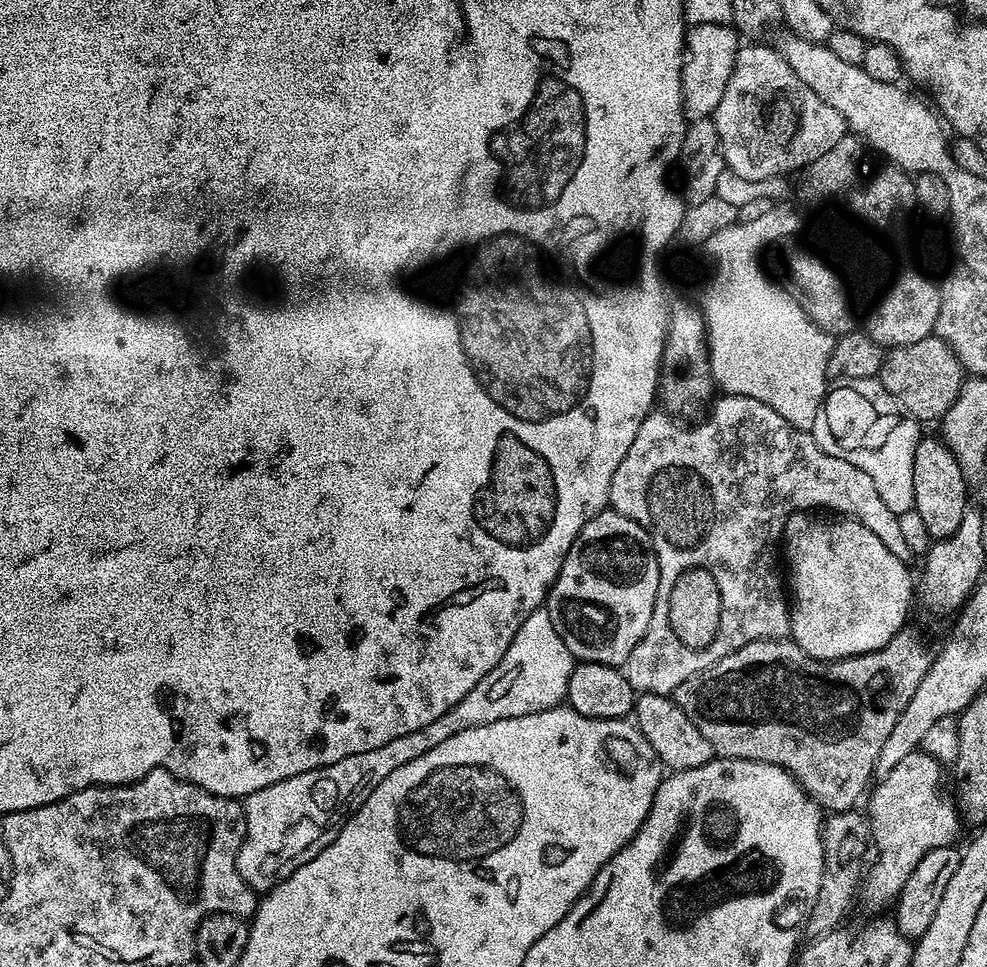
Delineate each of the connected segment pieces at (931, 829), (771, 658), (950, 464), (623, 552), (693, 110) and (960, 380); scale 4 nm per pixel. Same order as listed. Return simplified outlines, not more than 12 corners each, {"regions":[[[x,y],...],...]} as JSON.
{"regions":[[[919,750],[875,781],[874,845],[858,900],[895,905],[931,848],[962,821]],[[755,640],[682,682],[713,753],[865,799],[933,653]],[[943,439],[914,450],[914,511],[933,541],[958,530],[969,477]],[[599,512],[546,607],[577,661],[623,666],[659,581],[648,530]],[[726,24],[686,32],[684,119],[707,120],[742,40]],[[946,341],[887,349],[880,385],[917,422],[936,422],[966,373]]]}

